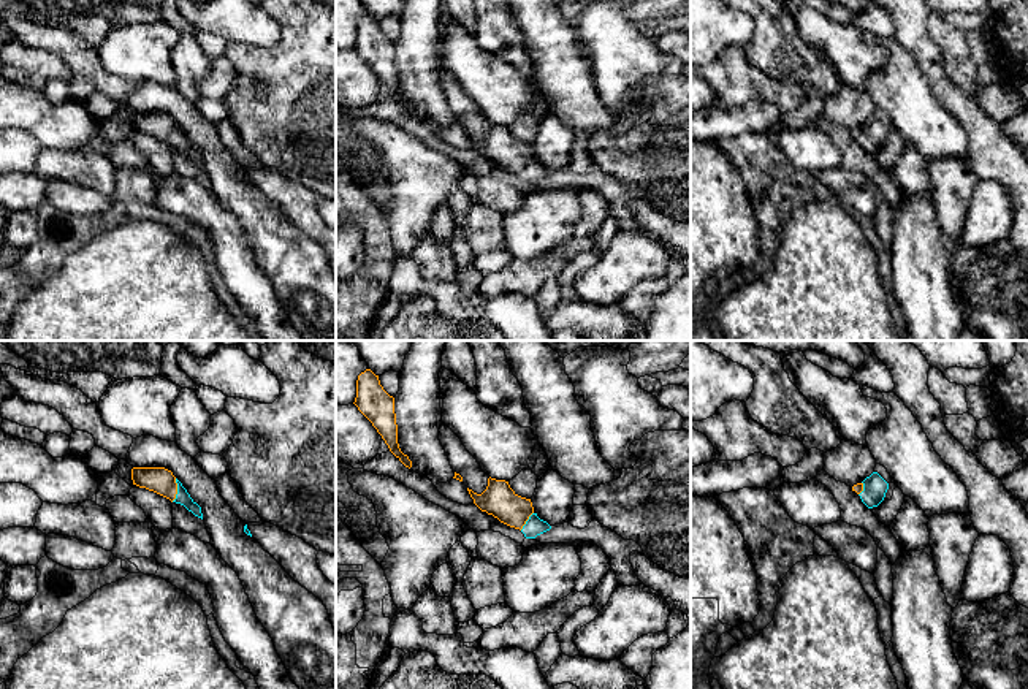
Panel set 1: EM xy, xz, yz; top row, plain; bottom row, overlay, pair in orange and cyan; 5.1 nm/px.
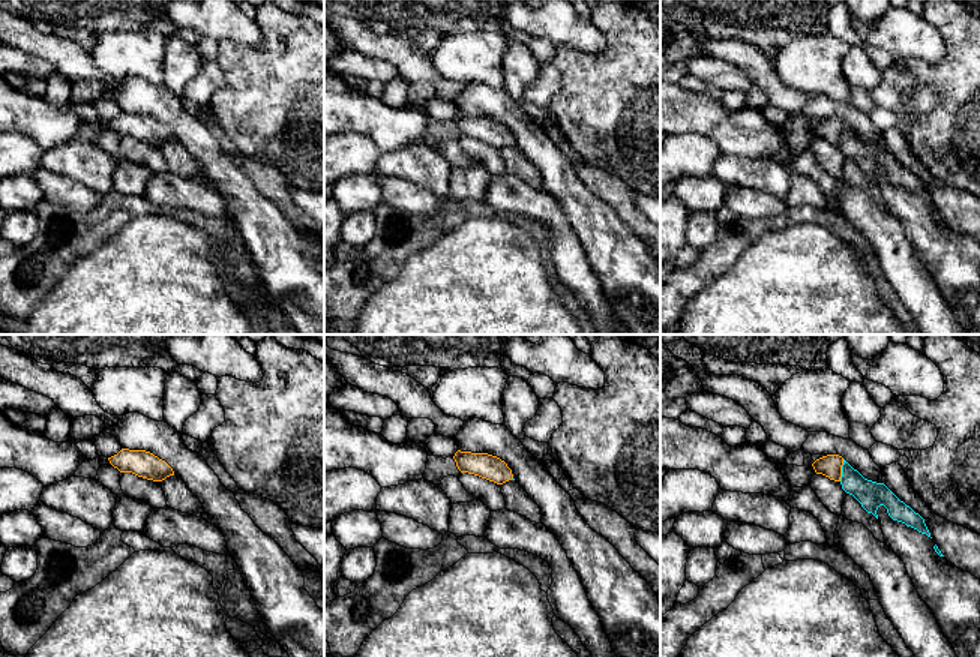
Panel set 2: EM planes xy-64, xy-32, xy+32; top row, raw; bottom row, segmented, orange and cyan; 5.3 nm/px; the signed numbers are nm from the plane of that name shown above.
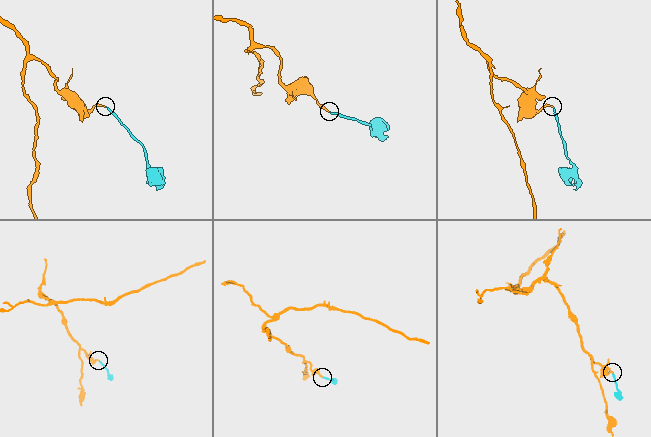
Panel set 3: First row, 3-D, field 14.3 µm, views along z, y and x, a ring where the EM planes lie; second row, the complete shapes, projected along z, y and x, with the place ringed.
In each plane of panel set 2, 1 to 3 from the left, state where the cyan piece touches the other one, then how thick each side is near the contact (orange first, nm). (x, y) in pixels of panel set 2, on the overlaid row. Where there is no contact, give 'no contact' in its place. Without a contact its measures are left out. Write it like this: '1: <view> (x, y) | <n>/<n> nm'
1: no contact
2: no contact
3: xy+32 (841, 470) | 120/150 nm

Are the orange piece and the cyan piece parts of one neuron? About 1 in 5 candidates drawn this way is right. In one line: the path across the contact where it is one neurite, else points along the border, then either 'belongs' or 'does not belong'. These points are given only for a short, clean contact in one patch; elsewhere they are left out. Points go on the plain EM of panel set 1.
across xy (160, 125), (176, 135), (182, 143) | belongs

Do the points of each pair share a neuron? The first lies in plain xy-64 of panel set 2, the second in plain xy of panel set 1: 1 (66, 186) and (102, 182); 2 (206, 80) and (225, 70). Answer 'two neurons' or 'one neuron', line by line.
1: two neurons
2: one neuron

